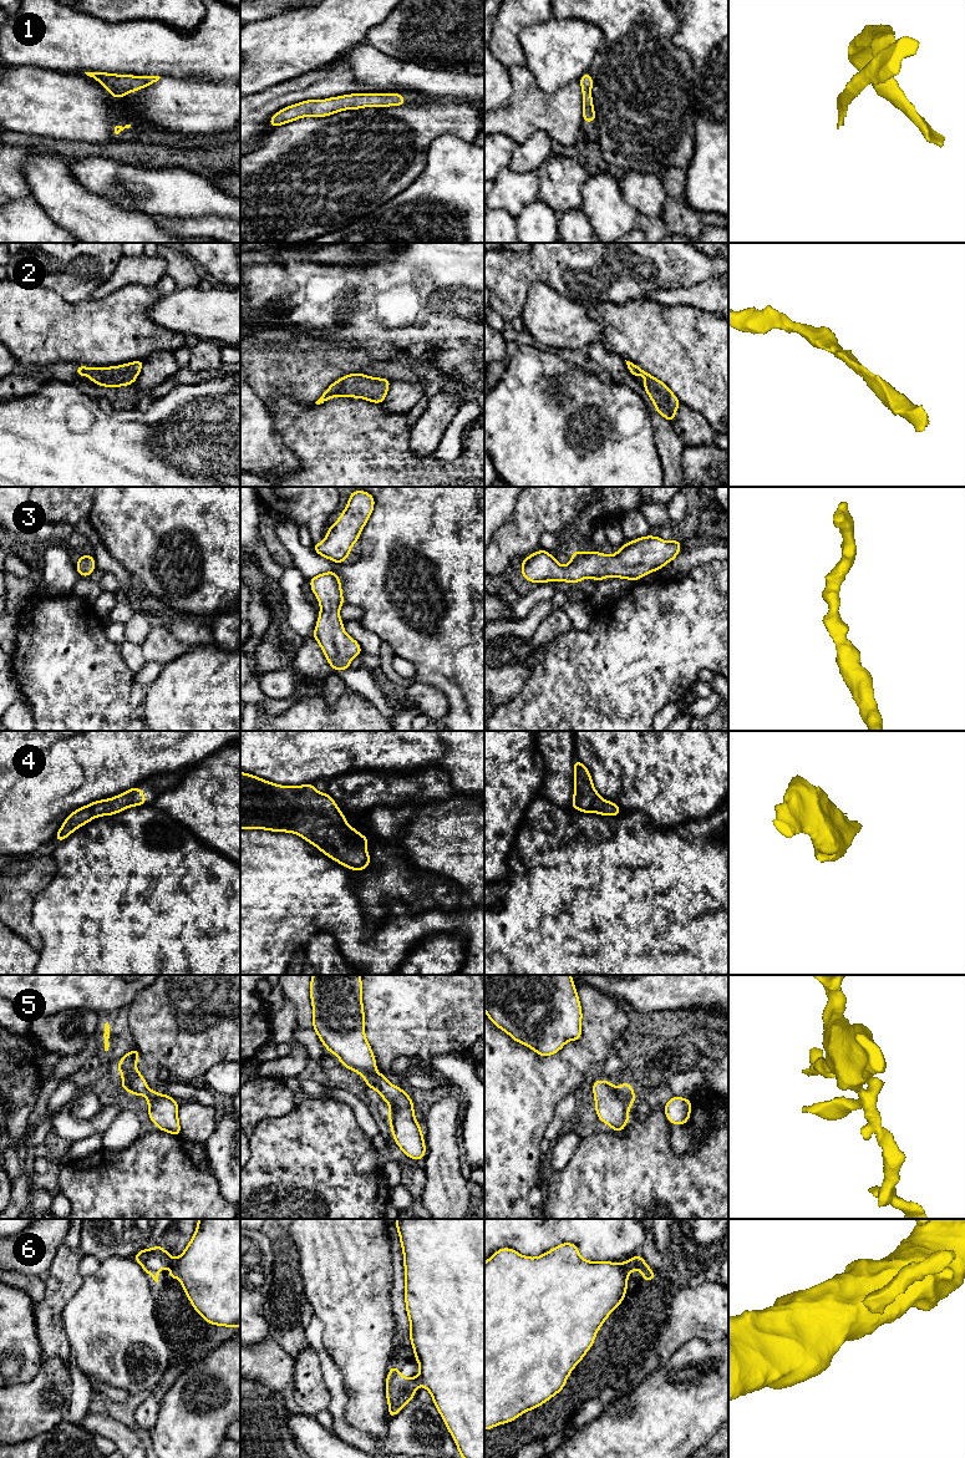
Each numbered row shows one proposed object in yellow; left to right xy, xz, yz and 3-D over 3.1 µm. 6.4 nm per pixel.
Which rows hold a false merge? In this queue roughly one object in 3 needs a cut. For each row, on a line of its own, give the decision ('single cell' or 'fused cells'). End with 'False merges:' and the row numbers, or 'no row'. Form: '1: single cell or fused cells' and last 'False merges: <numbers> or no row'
1: single cell
2: single cell
3: single cell
4: single cell
5: single cell
6: fused cells
False merges: 6

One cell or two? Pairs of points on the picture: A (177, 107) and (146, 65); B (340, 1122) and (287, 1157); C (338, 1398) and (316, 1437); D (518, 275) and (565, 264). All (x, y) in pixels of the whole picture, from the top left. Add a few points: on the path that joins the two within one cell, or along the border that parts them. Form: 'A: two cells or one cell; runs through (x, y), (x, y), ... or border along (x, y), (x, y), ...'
A: two cells; border along (161, 76), (189, 80)
B: one cell; runs through (326, 1134), (304, 1157), (300, 1157)
C: two cells; border along (330, 1429), (350, 1444)
D: one cell; runs through (529, 265), (554, 264)

